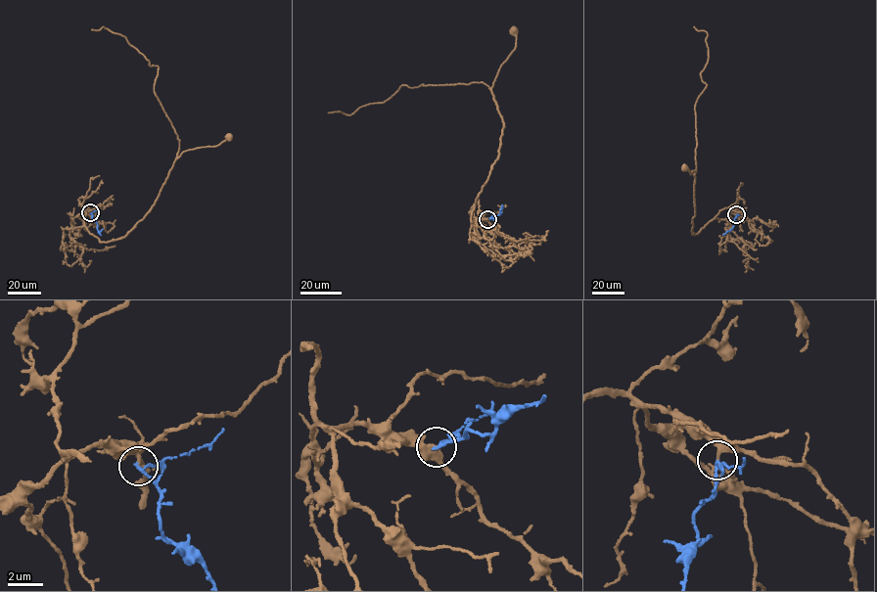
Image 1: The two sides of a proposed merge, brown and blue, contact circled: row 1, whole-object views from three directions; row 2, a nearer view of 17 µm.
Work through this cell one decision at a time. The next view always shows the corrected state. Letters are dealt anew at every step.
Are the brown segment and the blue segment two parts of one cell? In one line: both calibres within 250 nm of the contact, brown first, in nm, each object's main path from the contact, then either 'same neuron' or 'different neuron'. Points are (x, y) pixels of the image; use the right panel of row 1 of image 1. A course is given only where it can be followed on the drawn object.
280 nm thick on the brown side, 150 nm on the other; brown runs (736, 214), (727, 207), (722, 209), (693, 234), (696, 172), (691, 174), (684, 166); blue runs (736, 214), (732, 228), (722, 235); same neuron

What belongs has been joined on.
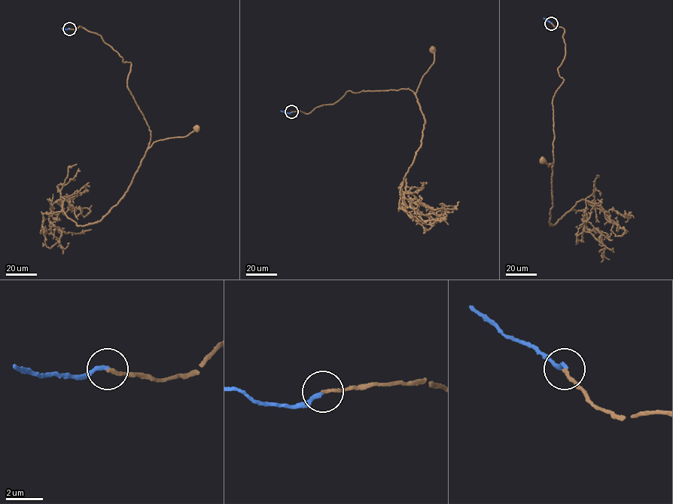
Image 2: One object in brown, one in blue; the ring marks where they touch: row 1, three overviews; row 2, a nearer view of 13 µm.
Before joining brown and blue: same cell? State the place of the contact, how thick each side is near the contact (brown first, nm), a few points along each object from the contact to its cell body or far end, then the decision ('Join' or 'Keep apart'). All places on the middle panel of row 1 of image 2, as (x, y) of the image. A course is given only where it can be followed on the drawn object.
Place: (291, 111). Thickness 170 nm (brown) against 200 nm. Course of brown: (291, 112), (309, 114), (332, 105), (348, 91), (408, 89), (415, 94), (433, 63), (432, 49). Course of blue: (291, 112), (281, 111). Join

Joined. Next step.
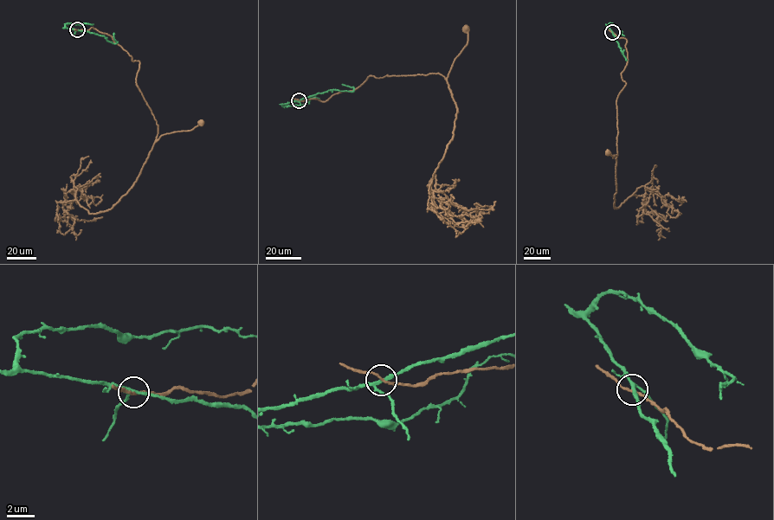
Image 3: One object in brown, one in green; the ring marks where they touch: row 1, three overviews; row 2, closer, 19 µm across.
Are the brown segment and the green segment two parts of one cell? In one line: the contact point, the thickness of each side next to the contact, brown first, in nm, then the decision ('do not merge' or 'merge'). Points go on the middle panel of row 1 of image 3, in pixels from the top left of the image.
at (299, 100); 150 nm thick on the brown side, 190 nm on the other; do not merge

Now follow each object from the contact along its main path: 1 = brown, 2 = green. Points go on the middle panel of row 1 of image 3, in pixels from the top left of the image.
1: (299, 100), (325, 101), (351, 91), (370, 75), (438, 73), (446, 80), (467, 45), (465, 28)
2: (299, 100), (331, 90), (352, 92), (352, 87), (342, 85)

